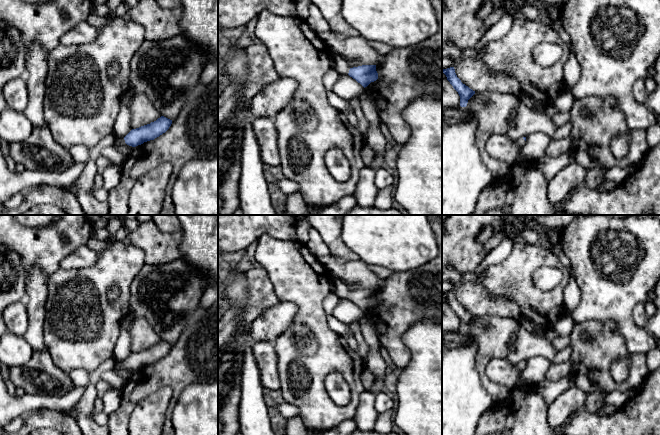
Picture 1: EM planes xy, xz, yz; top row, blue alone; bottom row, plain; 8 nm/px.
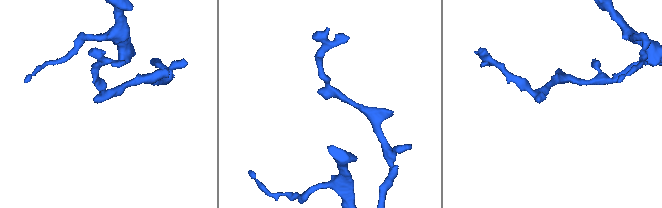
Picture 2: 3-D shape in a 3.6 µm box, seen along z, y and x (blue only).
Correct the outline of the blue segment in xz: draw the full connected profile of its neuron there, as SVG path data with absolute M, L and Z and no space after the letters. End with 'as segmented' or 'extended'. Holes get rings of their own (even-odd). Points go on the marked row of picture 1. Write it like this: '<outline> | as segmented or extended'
M332 54L330 59L331 68L340 75L349 75L360 83L364 88L378 79L376 65L362 65L350 68L342 56Z | extended

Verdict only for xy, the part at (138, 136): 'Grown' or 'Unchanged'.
Grown

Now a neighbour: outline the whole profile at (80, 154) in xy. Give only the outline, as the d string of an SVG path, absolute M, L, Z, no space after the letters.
M81 145L71 147L69 152L74 160L74 165L86 162L90 156L90 151L90 148Z

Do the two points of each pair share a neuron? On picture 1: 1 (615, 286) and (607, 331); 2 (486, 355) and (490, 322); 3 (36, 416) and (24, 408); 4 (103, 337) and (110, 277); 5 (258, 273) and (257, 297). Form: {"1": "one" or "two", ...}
{"1": "two", "2": "one", "3": "two", "4": "one", "5": "one"}

